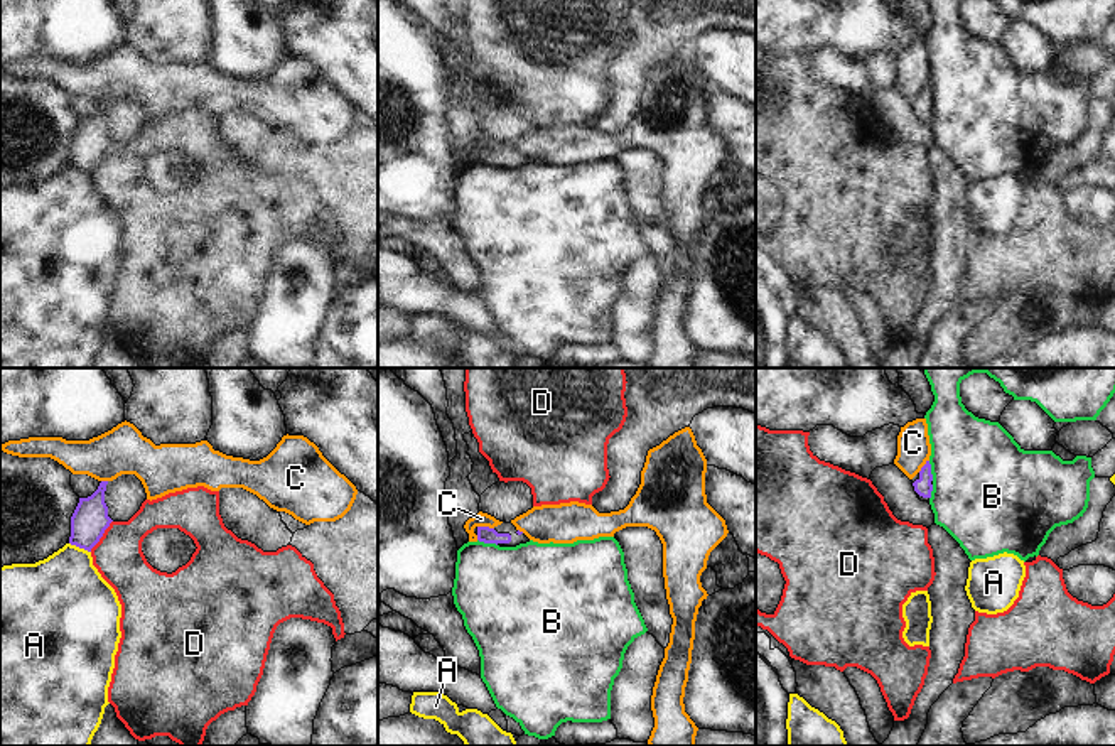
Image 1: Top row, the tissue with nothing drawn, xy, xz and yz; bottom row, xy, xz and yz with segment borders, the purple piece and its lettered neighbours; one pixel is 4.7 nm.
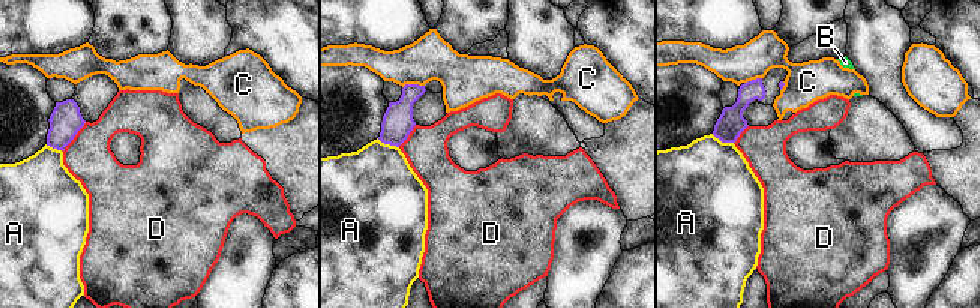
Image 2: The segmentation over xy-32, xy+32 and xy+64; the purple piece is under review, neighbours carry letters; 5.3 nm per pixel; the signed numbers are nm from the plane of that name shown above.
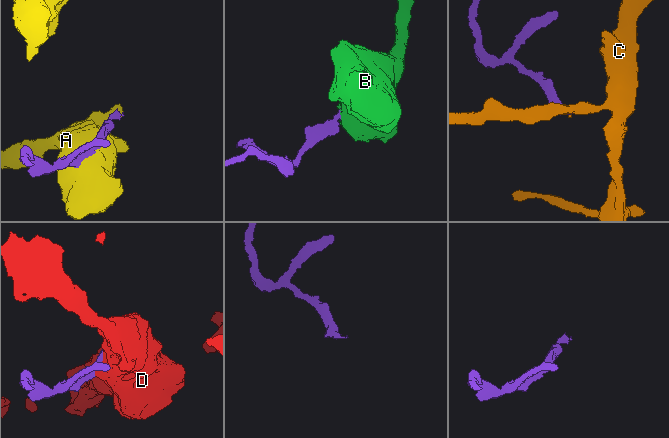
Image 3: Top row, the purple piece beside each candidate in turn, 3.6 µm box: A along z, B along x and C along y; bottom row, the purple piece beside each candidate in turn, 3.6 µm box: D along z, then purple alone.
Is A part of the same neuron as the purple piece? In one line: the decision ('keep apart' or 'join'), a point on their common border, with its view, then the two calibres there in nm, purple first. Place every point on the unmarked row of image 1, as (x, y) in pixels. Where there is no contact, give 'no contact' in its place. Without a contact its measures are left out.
keep apart; meets purple in xy at (80, 169); 170 nm thick on the purple side, 400 nm on the other

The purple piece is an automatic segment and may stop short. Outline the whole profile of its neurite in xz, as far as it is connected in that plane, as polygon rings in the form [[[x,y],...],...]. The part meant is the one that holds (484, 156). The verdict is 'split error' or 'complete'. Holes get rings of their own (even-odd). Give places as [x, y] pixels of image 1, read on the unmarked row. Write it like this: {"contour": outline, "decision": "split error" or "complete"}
{"contour": [[[506,143],[494,150],[476,149],[474,155],[477,157],[479,164],[496,165],[499,169],[516,169],[520,165],[530,164],[530,160],[523,154],[520,154],[513,145]]], "decision": "split error"}

